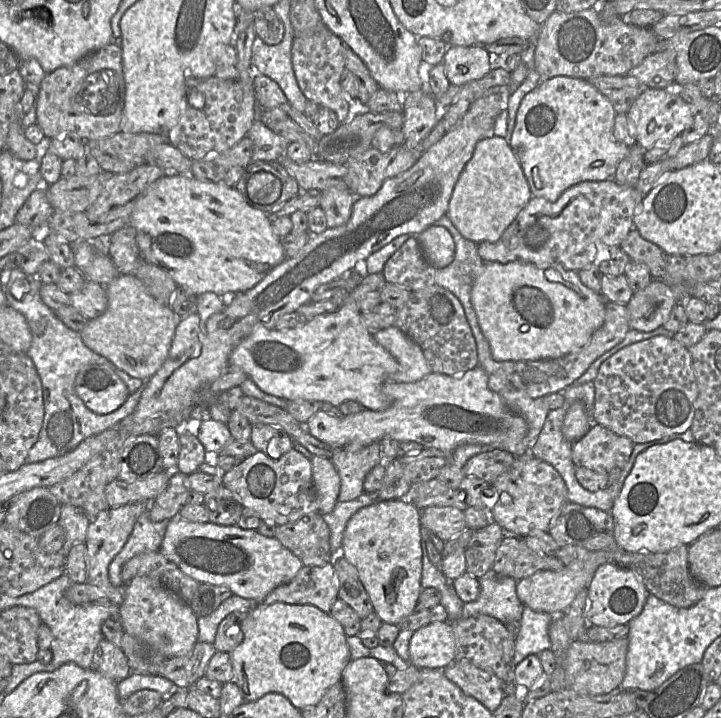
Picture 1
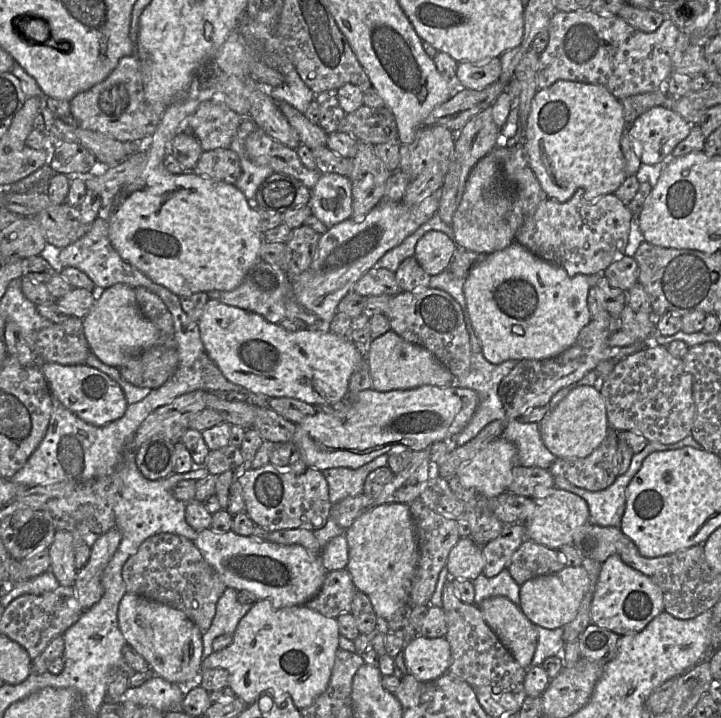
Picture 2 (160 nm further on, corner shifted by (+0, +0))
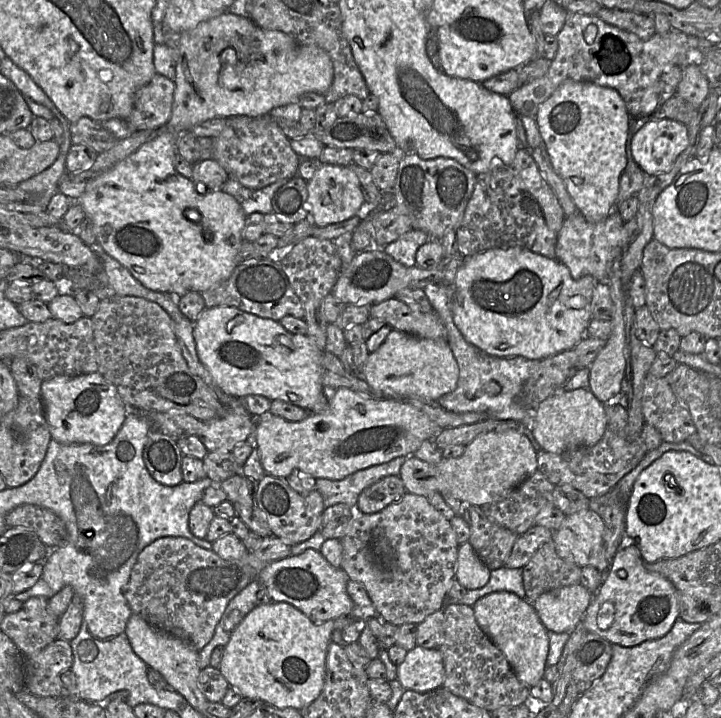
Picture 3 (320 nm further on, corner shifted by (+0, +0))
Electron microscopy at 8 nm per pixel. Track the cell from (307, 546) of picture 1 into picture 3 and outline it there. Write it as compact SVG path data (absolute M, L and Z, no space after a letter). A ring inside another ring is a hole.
M272 535L270 537L264 537L260 544L252 551L249 551L242 559L237 561L227 561L222 558L220 558L215 552L212 550L207 550L205 548L199 547L196 544L194 544L191 540L183 537L162 537L155 541L153 541L151 544L147 545L138 555L137 561L134 564L130 579L127 585L127 590L125 592L125 597L127 599L127 602L132 610L132 613L139 615L141 618L143 618L148 624L150 624L152 627L166 632L168 634L171 634L177 638L180 638L188 643L190 643L198 652L202 650L203 647L205 647L210 640L212 639L216 626L221 619L221 616L223 615L227 605L229 602L239 593L241 592L248 584L250 584L252 581L257 579L257 576L259 572L266 567L268 564L281 560L283 558L286 558L290 556L291 547L284 543L280 538Z

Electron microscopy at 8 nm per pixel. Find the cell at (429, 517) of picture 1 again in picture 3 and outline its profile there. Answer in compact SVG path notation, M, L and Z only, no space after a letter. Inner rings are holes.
M406 492L379 512L366 514L352 507L352 519L348 532L340 539L342 544L341 568L350 580L362 584L378 614L386 622L400 626L406 623L419 624L427 616L443 610L443 601L455 578L459 544L451 523L429 503L427 497ZM383 535L391 551L392 560L382 560L374 553L374 539Z

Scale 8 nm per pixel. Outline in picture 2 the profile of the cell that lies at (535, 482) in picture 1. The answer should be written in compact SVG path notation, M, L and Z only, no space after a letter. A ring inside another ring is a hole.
M554 487L545 497L533 499L536 505L534 513L523 523L526 539L557 550L564 545L573 545L573 536L577 529L590 521L588 504L580 496Z

